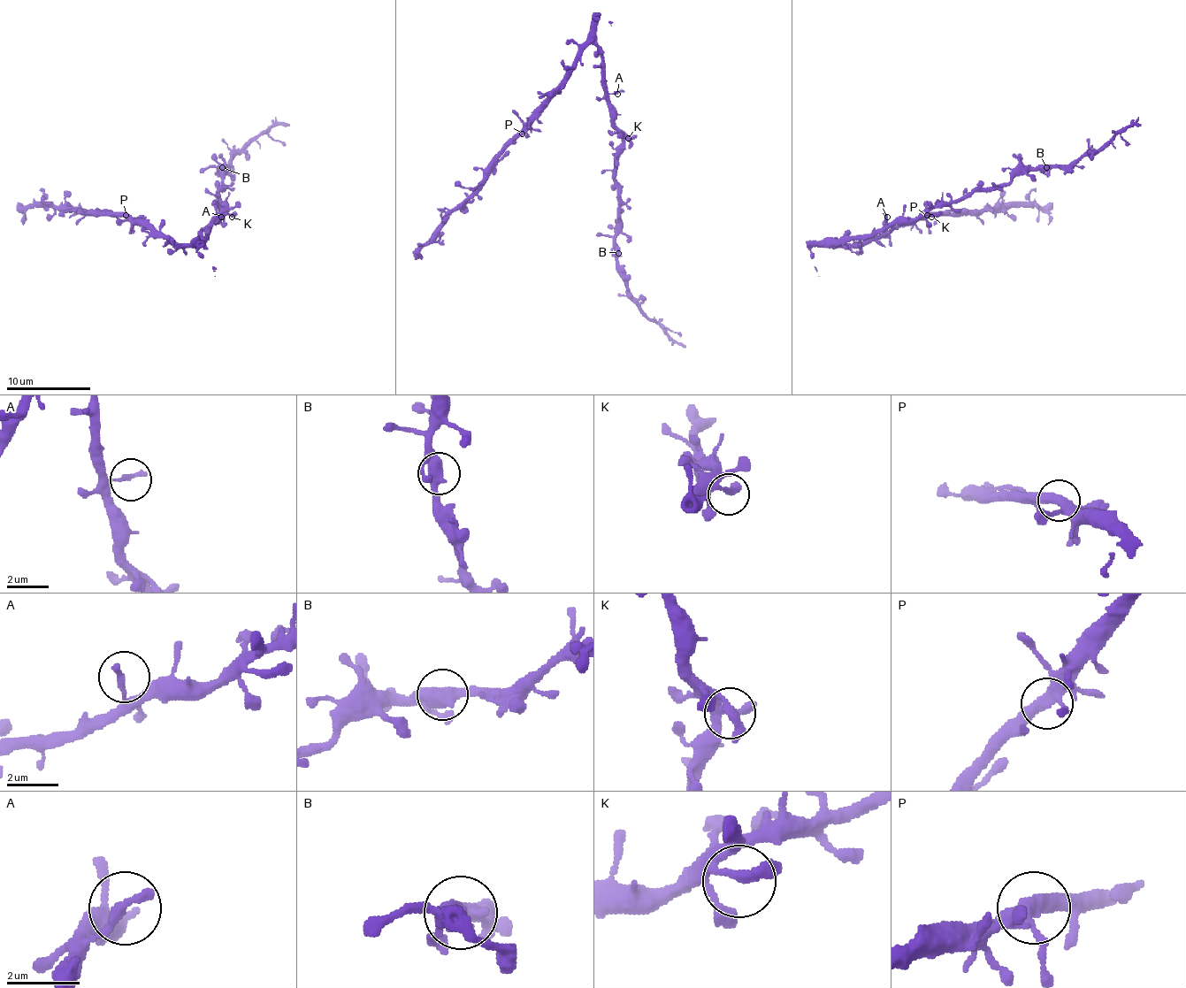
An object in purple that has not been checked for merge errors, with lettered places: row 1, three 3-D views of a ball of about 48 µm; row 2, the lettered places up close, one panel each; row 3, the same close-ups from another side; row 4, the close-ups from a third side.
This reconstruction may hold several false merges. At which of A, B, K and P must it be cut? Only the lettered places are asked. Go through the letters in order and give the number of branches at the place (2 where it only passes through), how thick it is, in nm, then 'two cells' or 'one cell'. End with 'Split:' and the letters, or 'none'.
A: 1 branches meet; 320 nm thick; one cell
B: 3 branches meet; 400 nm thick; one cell
K: 2 branches meet; 260 nm thick; one cell
P: 3 branches meet; 360 nm thick; one cell
Split: none

